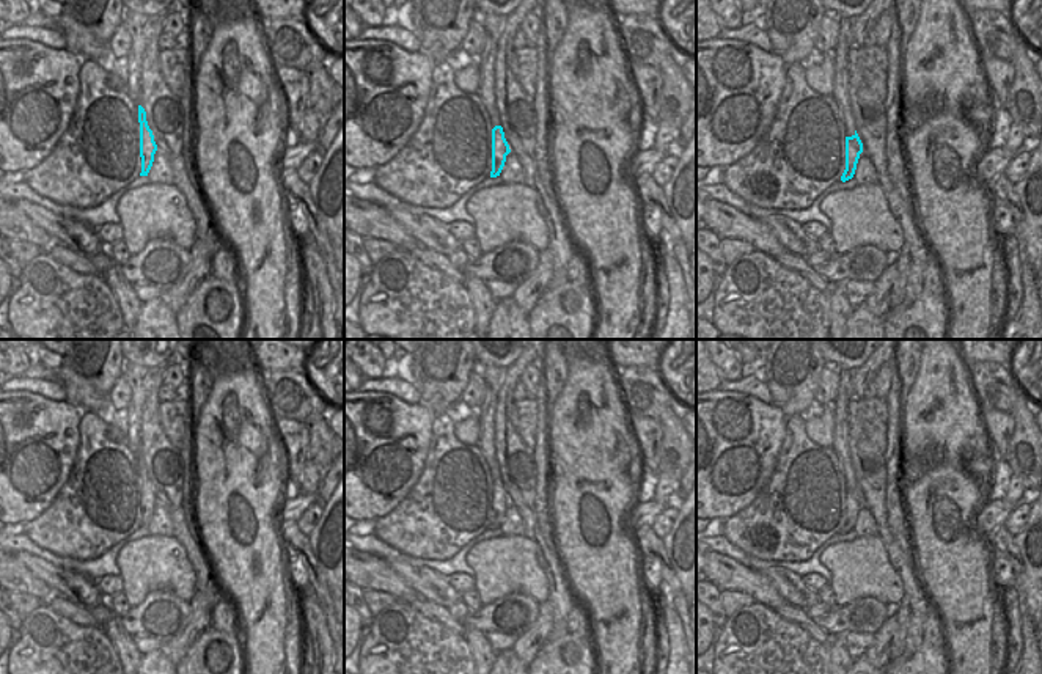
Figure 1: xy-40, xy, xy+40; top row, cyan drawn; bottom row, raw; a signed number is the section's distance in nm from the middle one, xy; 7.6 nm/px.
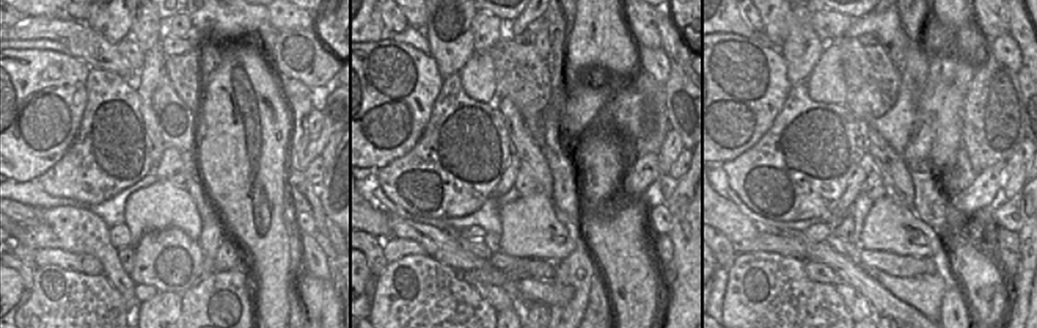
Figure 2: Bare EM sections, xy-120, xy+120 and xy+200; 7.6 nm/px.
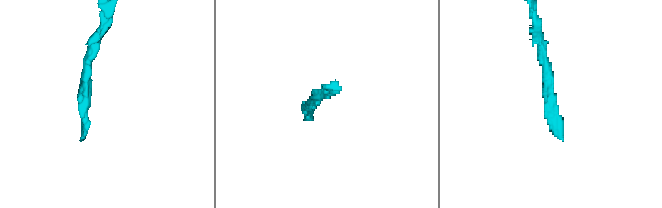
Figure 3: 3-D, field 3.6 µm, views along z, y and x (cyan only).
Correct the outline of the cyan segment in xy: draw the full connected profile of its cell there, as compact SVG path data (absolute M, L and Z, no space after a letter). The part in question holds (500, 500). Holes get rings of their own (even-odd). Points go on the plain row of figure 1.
M501 478L492 481L492 523L490 529L500 528L506 507L511 504Z

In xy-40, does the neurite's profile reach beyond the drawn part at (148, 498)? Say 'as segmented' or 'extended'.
as segmented

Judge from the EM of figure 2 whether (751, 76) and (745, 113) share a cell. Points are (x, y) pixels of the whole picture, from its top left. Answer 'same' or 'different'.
same

